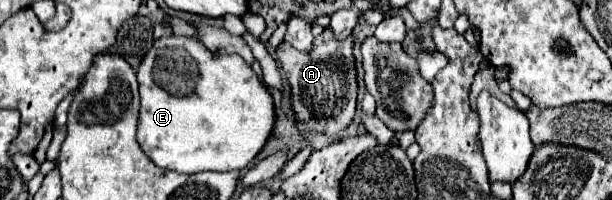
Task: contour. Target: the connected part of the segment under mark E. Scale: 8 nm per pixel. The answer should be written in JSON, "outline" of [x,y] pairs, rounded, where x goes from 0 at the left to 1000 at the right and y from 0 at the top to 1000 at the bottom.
{"outline":[[[265,180],[235,270],[222,390],[229,420],[229,570],[222,700],[235,770],[261,840],[294,870],[333,850],[395,850],[431,740],[448,640],[448,520],[438,440],[422,410],[418,360],[382,280],[353,280],[330,210],[307,180]]]}

